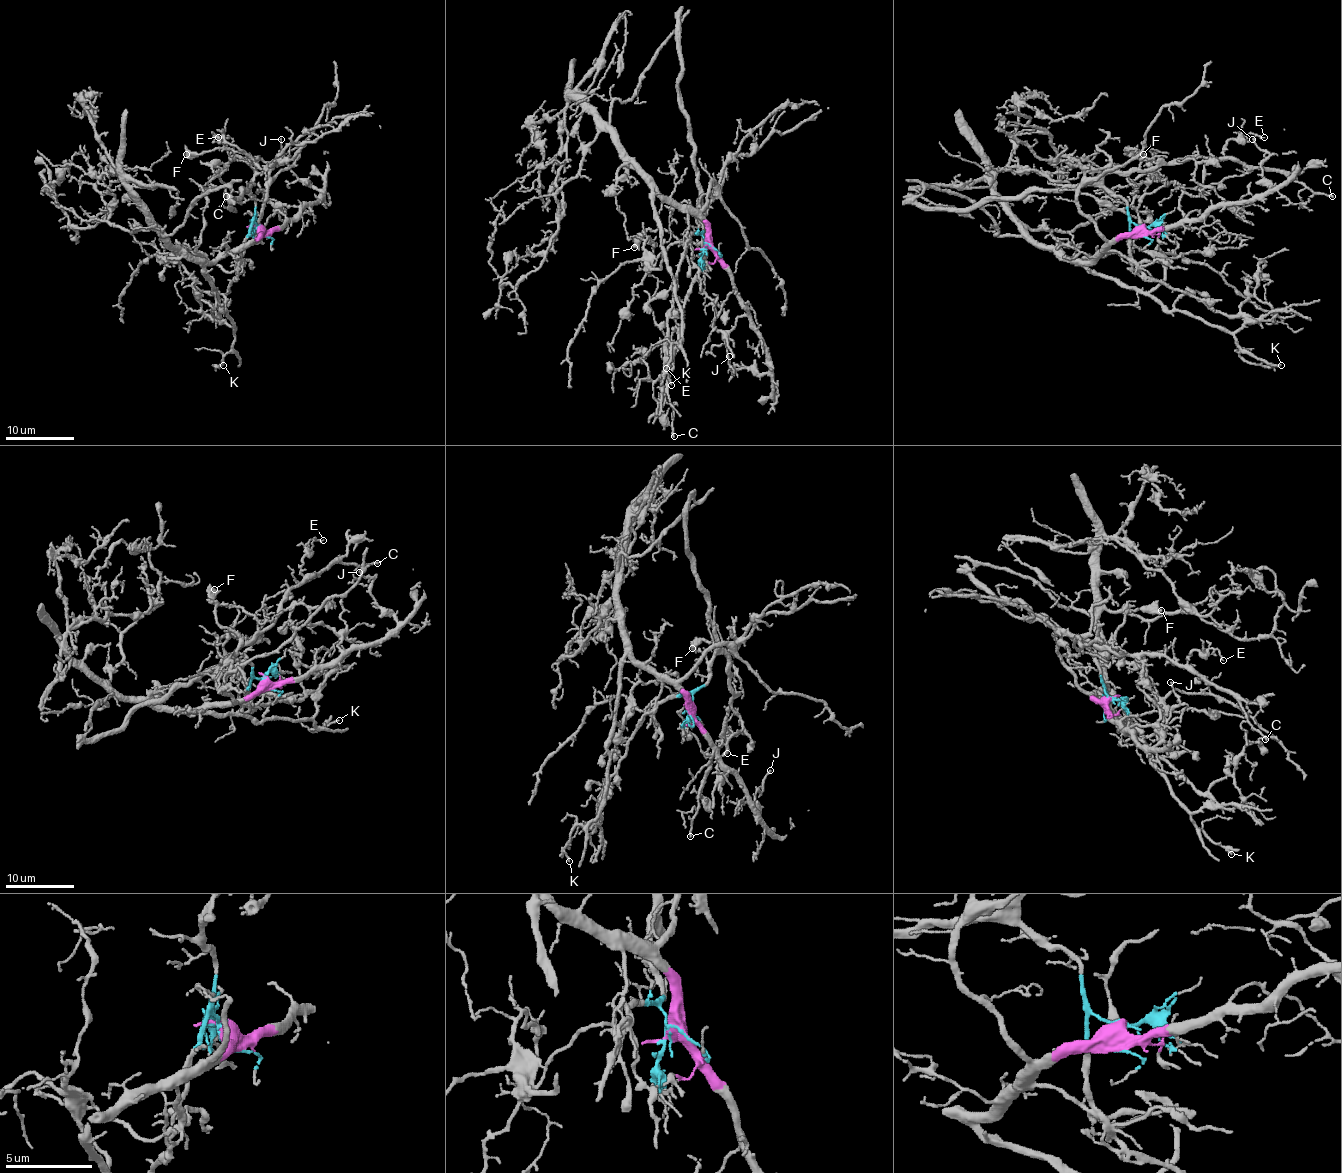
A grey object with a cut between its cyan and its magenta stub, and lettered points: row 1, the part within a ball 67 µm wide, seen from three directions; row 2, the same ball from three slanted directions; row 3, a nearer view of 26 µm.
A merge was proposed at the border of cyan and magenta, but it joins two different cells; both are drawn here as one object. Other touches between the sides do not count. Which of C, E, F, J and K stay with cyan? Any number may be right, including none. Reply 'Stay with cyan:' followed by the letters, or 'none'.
Stay with cyan: C, E, F

